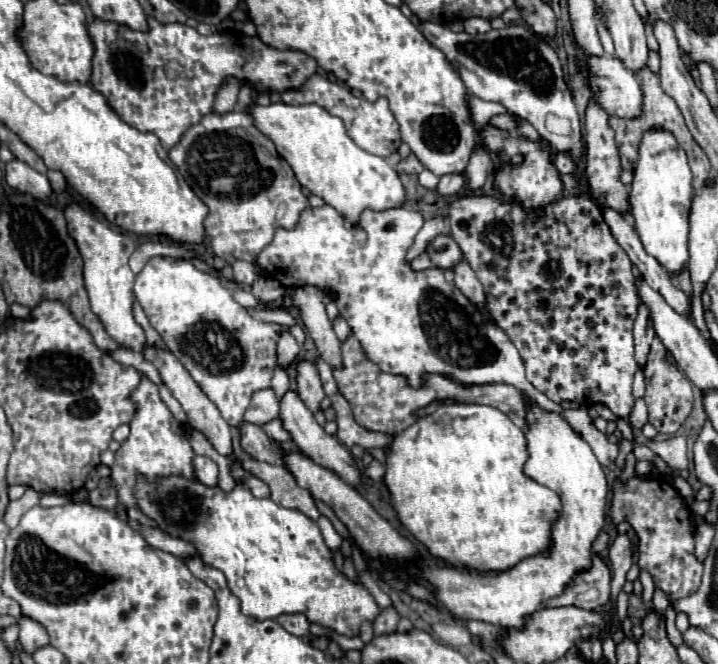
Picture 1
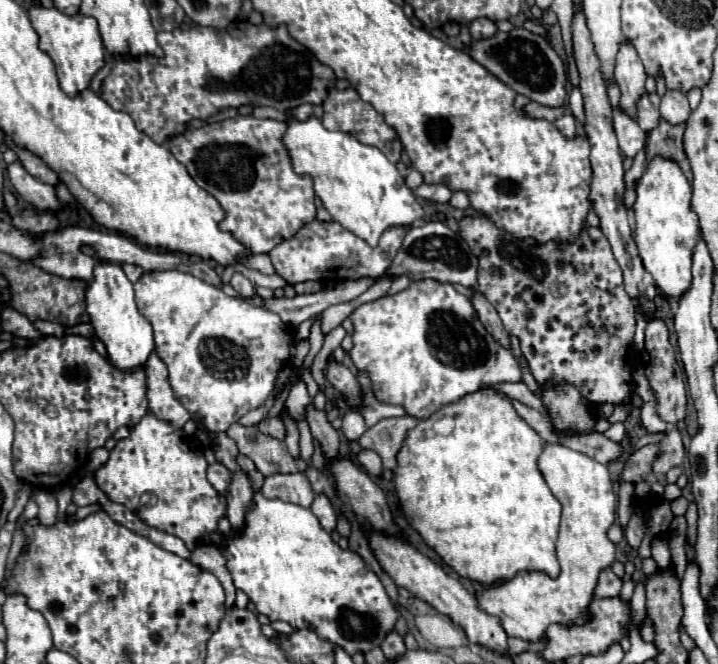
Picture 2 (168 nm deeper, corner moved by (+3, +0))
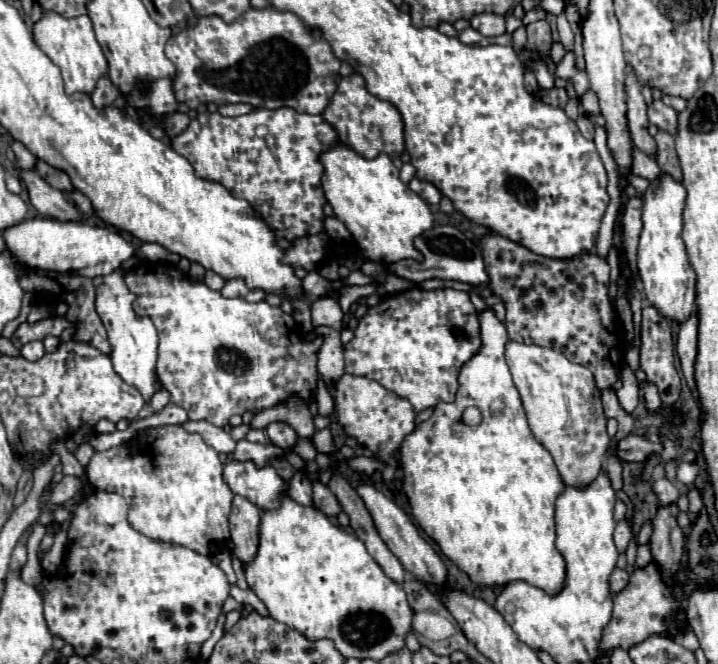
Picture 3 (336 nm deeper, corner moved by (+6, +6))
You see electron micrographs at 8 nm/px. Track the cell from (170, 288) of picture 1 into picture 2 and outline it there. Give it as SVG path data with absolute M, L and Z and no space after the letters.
M153 270L153 272L143 272L143 276L135 282L135 302L139 306L139 312L153 326L153 332L155 332L155 350L157 350L159 358L169 368L169 384L171 384L175 396L191 412L191 416L193 418L199 418L205 424L205 428L211 430L211 432L225 432L233 422L237 422L249 410L259 408L267 400L267 396L271 394L271 390L273 390L273 384L275 384L275 378L277 378L277 370L281 366L285 366L285 362L289 360L289 348L293 344L293 336L291 336L291 330L287 328L287 324L283 324L279 320L279 316L275 316L273 312L267 312L263 308L255 308L255 306L251 306L251 304L247 304L247 302L243 302L239 298L231 298L225 292L221 292L219 288L215 288L215 286L211 286L211 284L195 278L189 272L181 272L181 270Z

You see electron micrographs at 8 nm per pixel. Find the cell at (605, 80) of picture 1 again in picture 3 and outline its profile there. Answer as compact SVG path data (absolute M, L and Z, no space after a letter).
M654 100L652 106L648 108L648 120L664 132L676 134L678 130L678 112L660 100Z

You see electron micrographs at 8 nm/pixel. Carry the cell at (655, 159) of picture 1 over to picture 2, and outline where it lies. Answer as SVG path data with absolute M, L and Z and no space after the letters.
M655 156L649 160L643 176L637 180L637 200L633 204L633 212L637 222L635 244L639 248L639 256L643 260L645 270L651 272L657 288L665 296L681 296L691 284L691 252L695 248L695 240L699 240L699 218L691 208L691 184L687 182L675 160L663 156Z

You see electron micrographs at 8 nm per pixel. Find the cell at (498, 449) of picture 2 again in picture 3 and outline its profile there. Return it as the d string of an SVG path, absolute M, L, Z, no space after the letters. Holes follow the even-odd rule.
M490 308L478 312L478 320L482 346L460 370L456 400L452 404L440 402L434 414L426 422L420 422L402 442L400 466L404 472L404 492L420 528L472 582L488 588L504 588L510 582L522 580L554 596L564 588L566 580L566 562L554 544L554 502L564 492L566 484L550 452L536 442L528 428L526 412L504 360L504 350L510 342L506 326ZM468 406L480 408L482 422L478 426L466 426L462 422L462 412Z

